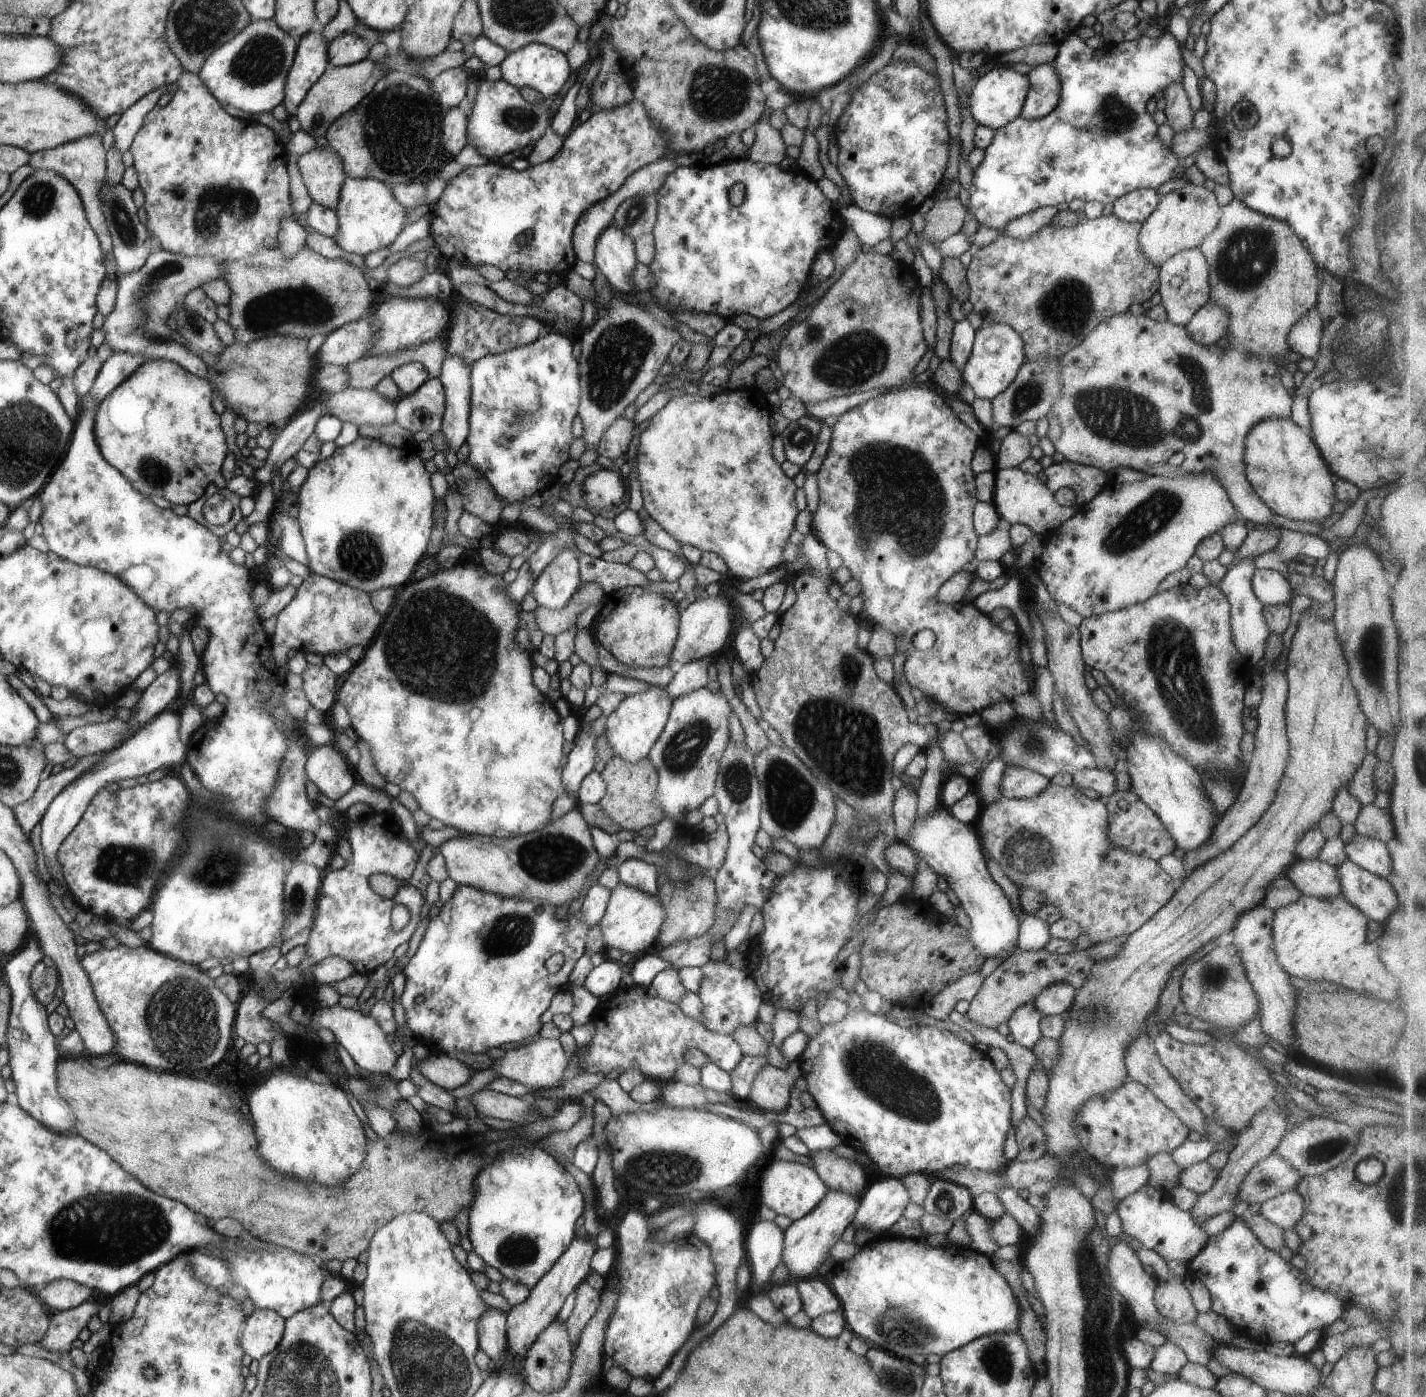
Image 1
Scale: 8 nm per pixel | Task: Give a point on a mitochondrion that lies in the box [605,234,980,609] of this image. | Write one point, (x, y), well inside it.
(885, 506)

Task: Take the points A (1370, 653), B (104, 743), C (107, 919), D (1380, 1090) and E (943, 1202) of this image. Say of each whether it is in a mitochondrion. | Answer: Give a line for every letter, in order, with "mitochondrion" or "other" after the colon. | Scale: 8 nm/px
A: mitochondrion
B: other
C: other
D: other
E: mitochondrion

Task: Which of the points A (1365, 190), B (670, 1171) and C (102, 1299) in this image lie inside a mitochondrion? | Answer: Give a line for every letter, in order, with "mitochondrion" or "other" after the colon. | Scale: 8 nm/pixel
A: other
B: mitochondrion
C: other

